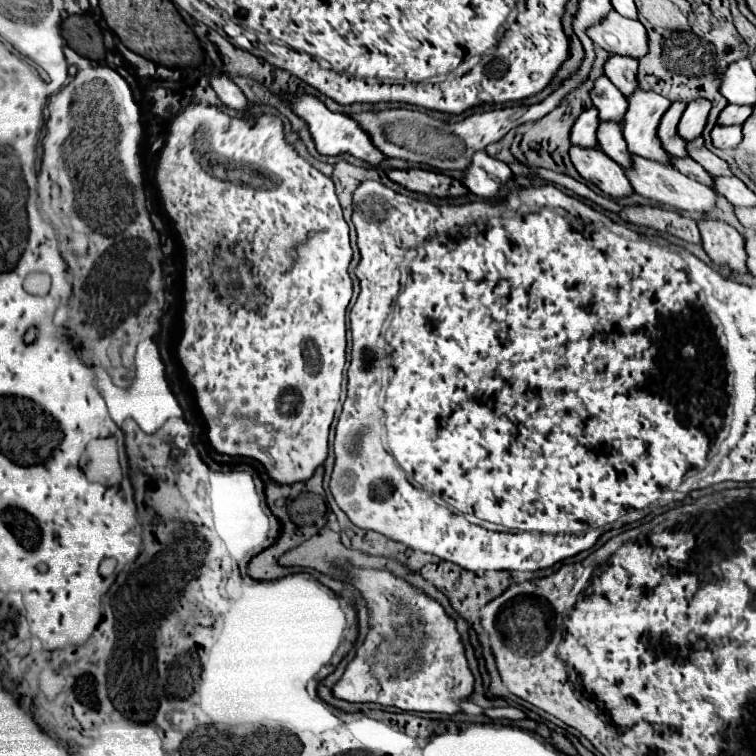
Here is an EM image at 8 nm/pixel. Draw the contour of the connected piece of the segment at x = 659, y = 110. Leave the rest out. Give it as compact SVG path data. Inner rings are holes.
M637 88L629 94L627 104L629 106L623 120L623 136L629 152L657 160L661 164L671 164L669 154L663 150L657 138L657 124L669 108L669 100L659 96L657 92Z

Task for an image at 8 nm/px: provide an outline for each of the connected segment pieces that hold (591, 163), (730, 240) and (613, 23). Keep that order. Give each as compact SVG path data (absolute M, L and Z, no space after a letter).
M571 146L569 158L581 178L595 184L607 196L621 198L633 192L629 180L623 174L623 168L617 162L609 160L609 156L605 156L599 148Z
M697 220L701 242L709 258L717 264L727 264L735 272L747 272L743 236L723 220Z
M611 10L603 20L587 30L587 36L609 54L641 58L647 52L647 32L635 18L625 18Z

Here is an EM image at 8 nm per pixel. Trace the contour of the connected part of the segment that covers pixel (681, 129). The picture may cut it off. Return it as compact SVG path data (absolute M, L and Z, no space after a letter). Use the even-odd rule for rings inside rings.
M697 98L697 100L689 102L681 120L679 120L679 126L677 126L679 136L683 140L693 140L693 138L701 136L709 110L711 110L711 104L705 98Z

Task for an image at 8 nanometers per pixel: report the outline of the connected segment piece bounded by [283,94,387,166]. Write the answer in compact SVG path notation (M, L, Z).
M283 94L283 98L287 100L287 106L289 106L297 116L301 116L301 118L307 122L309 132L311 132L311 136L313 136L313 140L315 140L315 146L317 146L317 152L319 152L319 154L327 154L327 156L351 154L351 156L355 156L355 158L359 158L359 160L365 160L365 162L369 162L369 164L373 164L373 166L377 166L381 160L387 158L385 154L381 154L381 152L373 146L371 138L367 136L367 132L363 132L363 130L359 128L357 122L349 120L349 116L345 116L345 114L331 112L319 98L315 98L315 96L311 96L311 94L301 94L301 96Z

